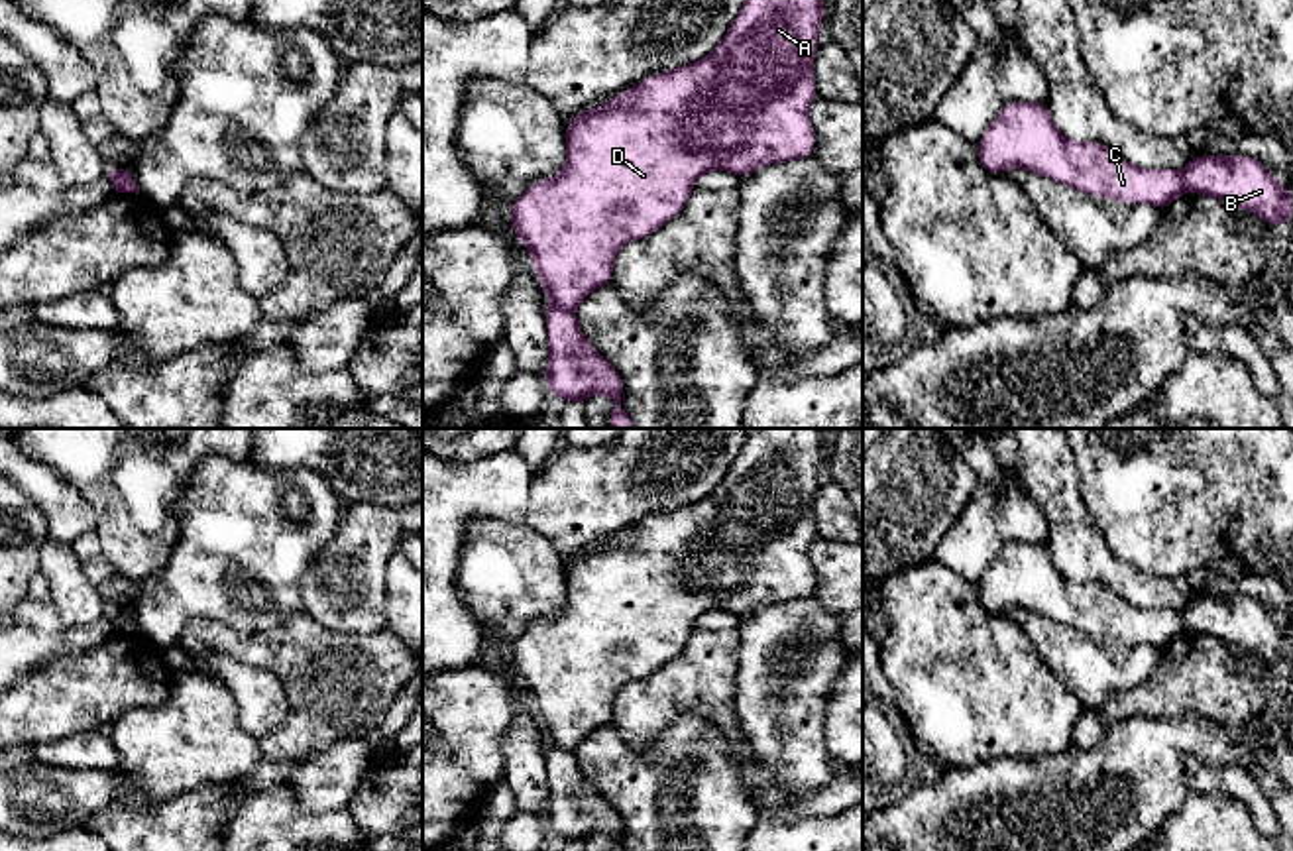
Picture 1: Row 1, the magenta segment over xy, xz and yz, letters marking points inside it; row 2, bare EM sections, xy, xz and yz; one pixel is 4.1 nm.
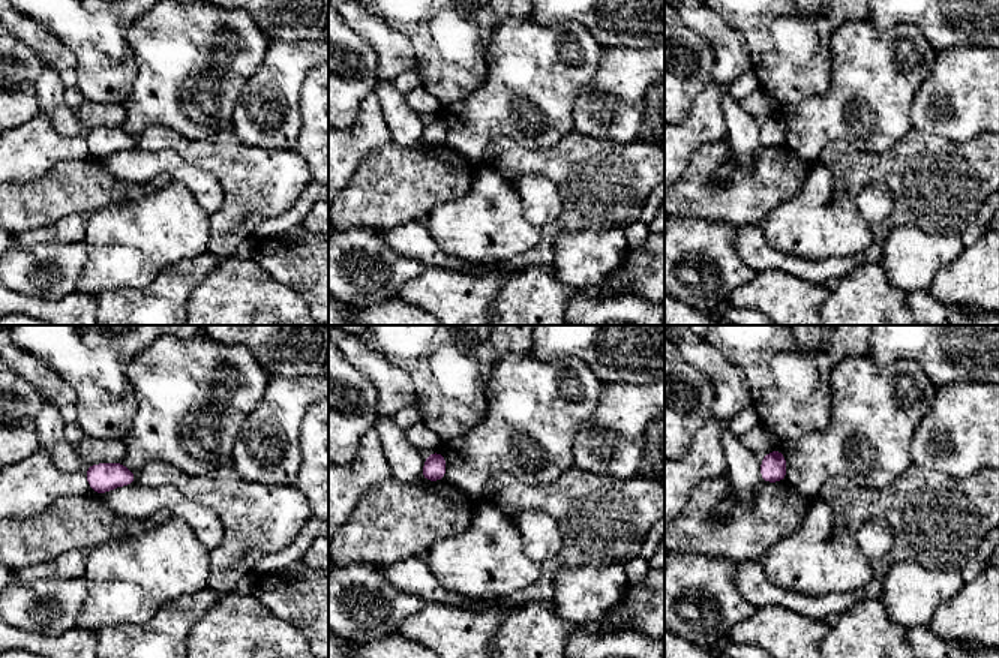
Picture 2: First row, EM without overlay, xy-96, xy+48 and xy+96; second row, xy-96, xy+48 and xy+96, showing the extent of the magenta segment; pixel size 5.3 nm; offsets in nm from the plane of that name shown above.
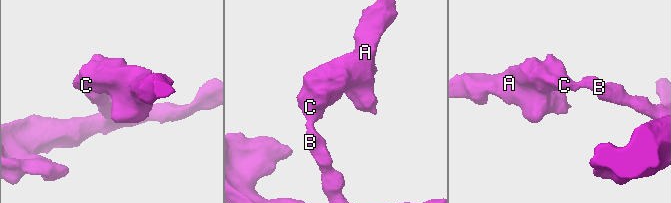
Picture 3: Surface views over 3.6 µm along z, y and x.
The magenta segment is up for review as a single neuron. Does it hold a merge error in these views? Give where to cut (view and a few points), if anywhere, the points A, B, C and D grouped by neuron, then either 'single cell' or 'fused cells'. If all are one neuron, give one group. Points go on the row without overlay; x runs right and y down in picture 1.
cut in xz along (551, 741), (572, 751); A C D / B; fused cells

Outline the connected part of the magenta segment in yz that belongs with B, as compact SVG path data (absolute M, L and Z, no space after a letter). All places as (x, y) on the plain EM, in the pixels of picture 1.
M1195 596L1181 611L1185 631L1210 635L1275 664L1293 664L1293 633L1252 596Z

